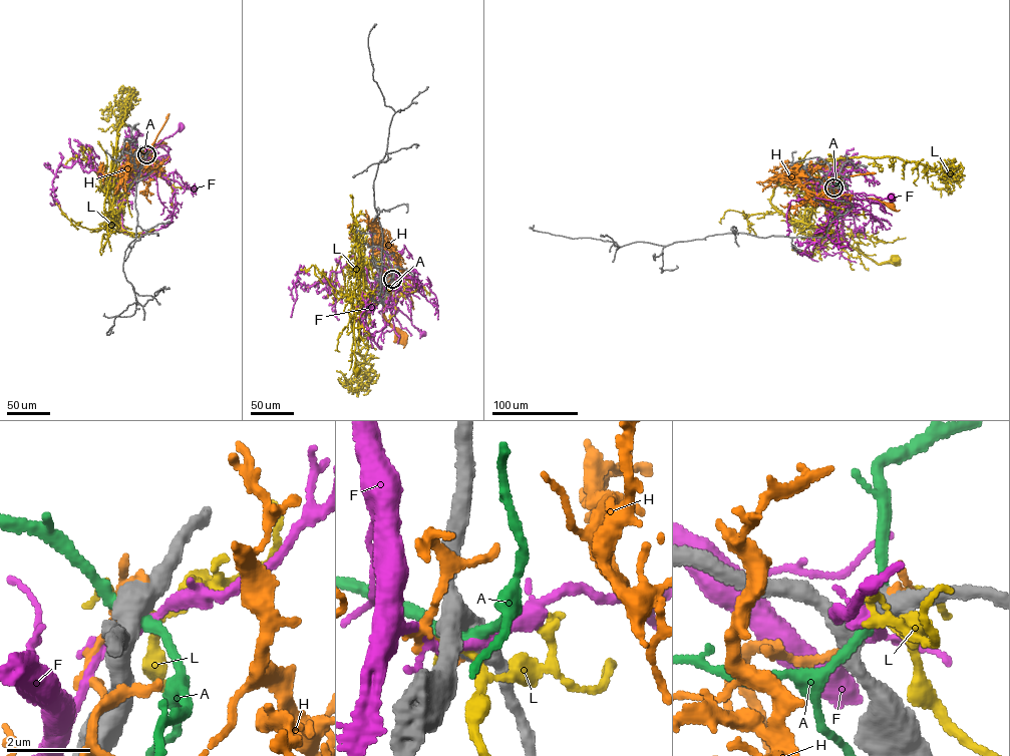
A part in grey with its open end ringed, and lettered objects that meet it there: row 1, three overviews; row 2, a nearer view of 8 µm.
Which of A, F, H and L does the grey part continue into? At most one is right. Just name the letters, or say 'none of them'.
A

